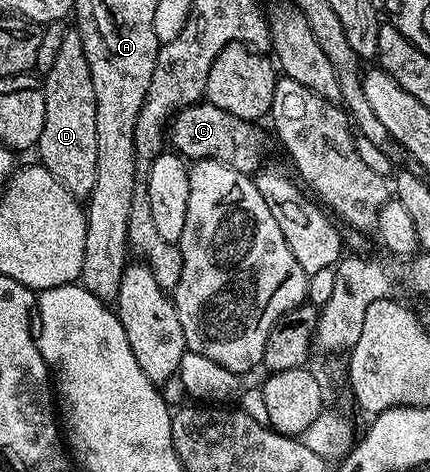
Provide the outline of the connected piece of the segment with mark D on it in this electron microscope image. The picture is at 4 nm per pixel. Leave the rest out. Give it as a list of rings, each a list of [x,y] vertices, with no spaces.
[[[67,31],[63,37],[63,47],[59,47],[59,56],[55,58],[55,67],[44,74],[43,92],[47,115],[43,115],[43,135],[39,135],[35,146],[40,164],[44,165],[67,191],[71,191],[78,199],[88,198],[95,187],[97,164],[99,163],[99,135],[95,135],[95,87],[91,87],[91,67],[87,63],[87,55],[83,51],[83,39],[76,31]]]

